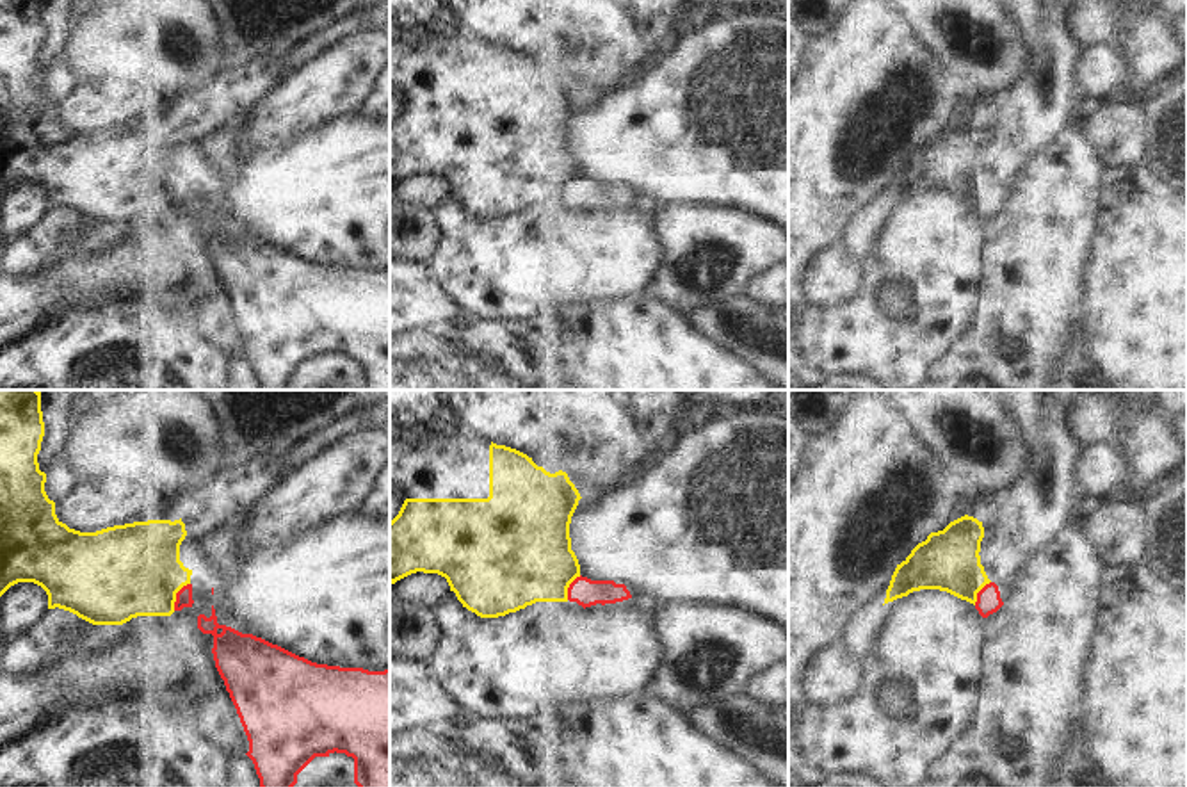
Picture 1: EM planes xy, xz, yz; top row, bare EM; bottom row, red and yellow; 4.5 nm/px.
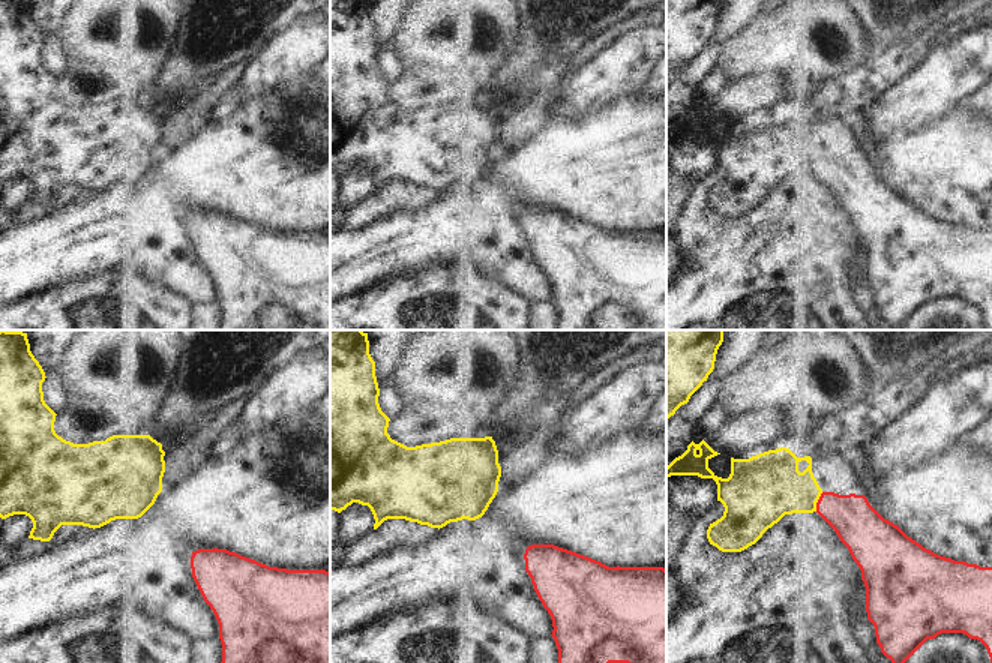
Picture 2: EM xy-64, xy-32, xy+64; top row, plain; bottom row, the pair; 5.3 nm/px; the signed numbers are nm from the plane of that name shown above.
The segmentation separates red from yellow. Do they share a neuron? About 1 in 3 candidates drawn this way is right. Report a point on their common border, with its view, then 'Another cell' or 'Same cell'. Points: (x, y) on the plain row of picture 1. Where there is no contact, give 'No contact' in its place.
Touches red at xy (177, 196). Another cell

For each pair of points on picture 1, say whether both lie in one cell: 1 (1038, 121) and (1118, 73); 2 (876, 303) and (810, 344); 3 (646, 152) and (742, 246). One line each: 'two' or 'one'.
1: two
2: one
3: two

